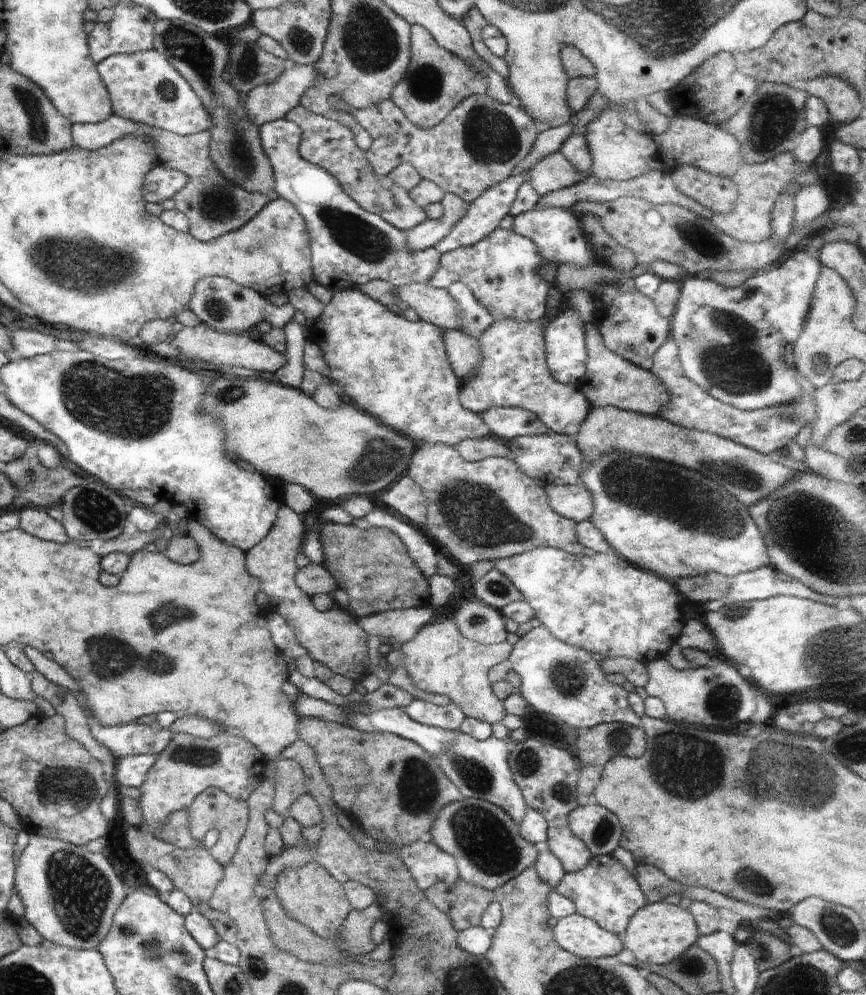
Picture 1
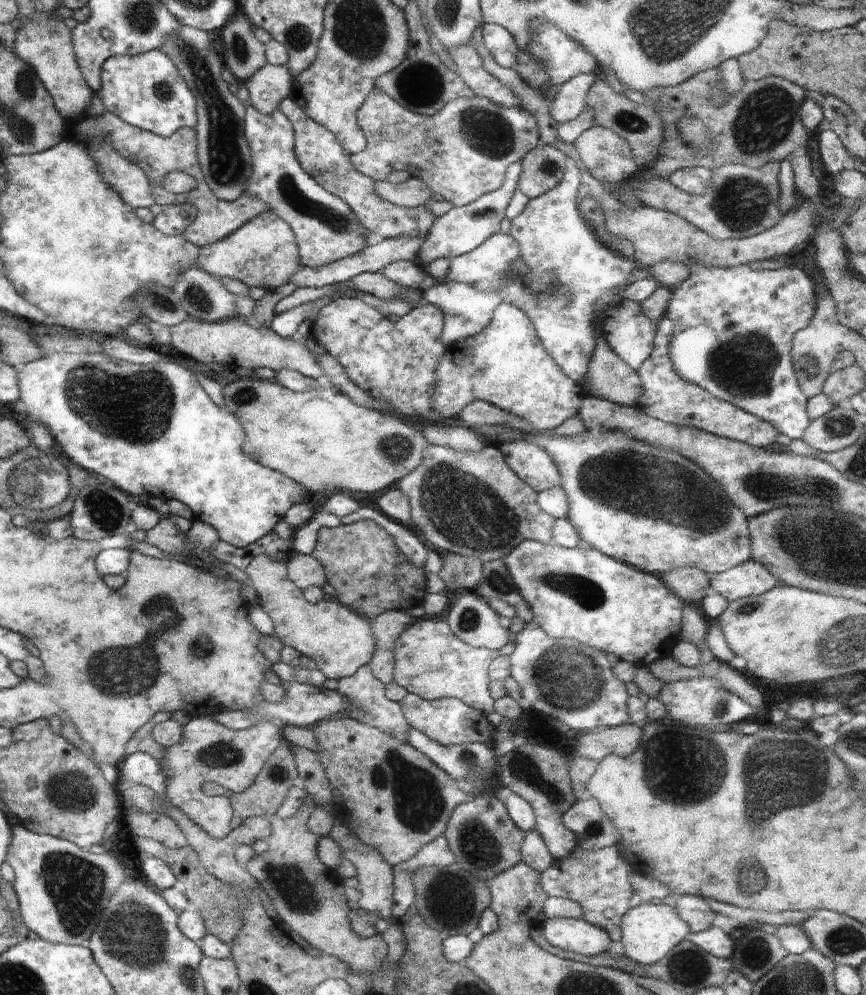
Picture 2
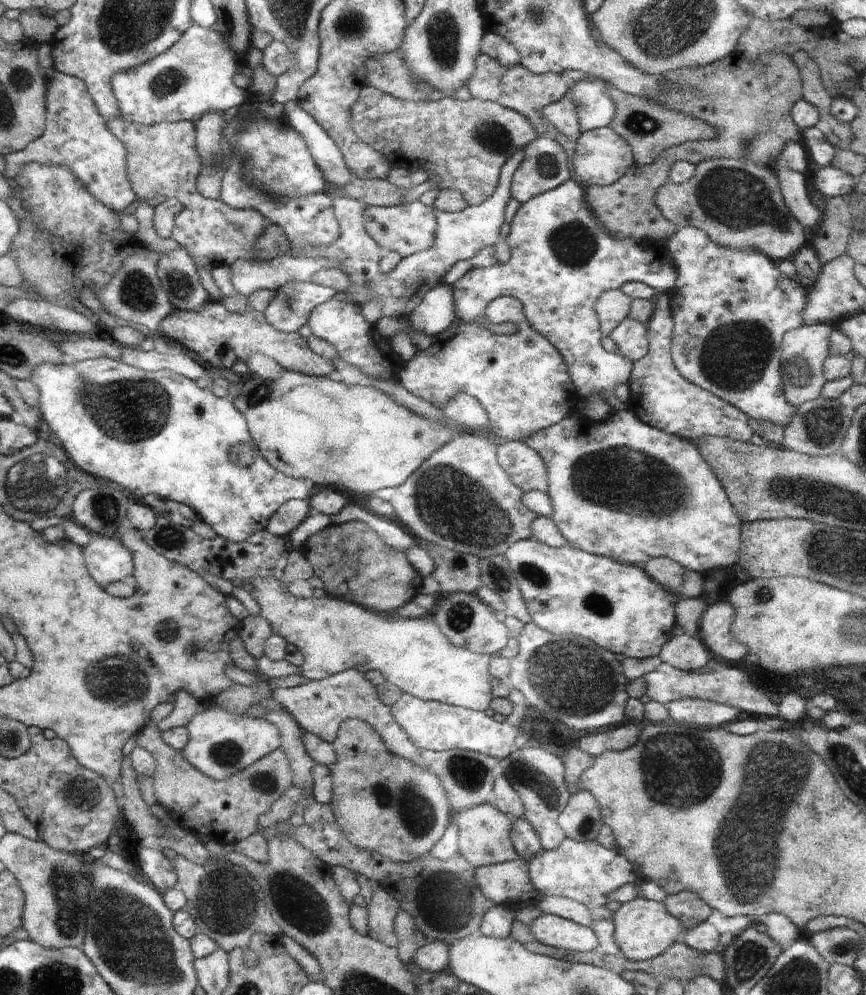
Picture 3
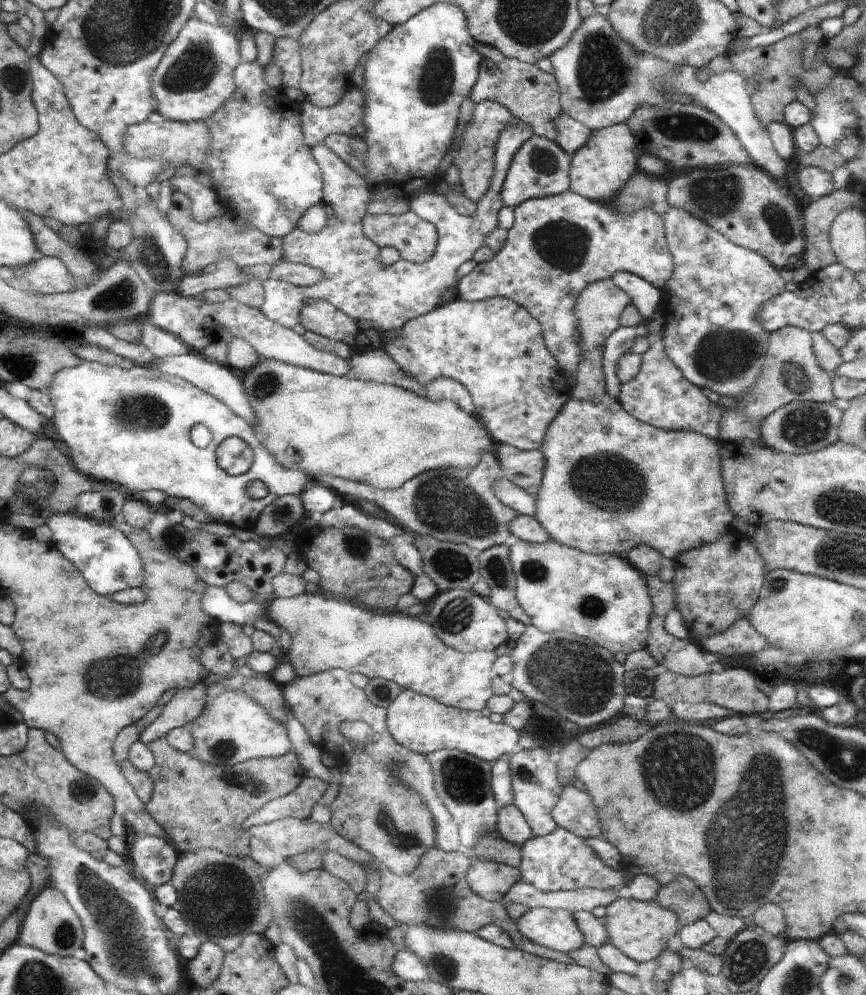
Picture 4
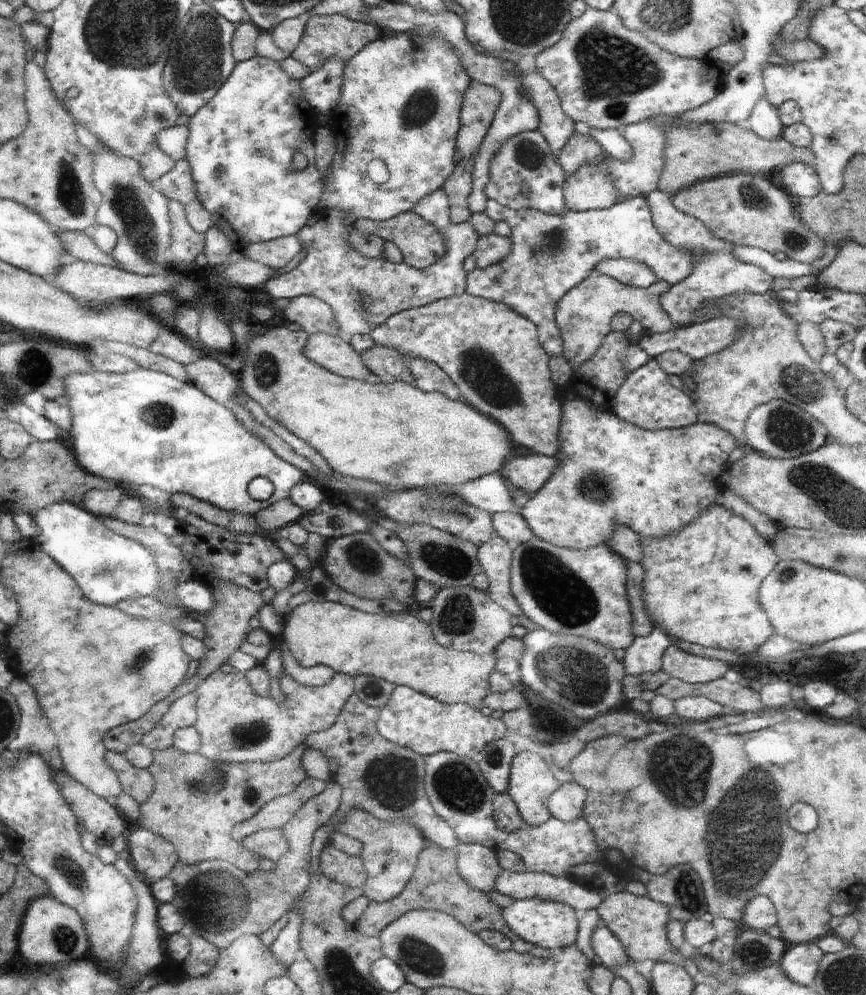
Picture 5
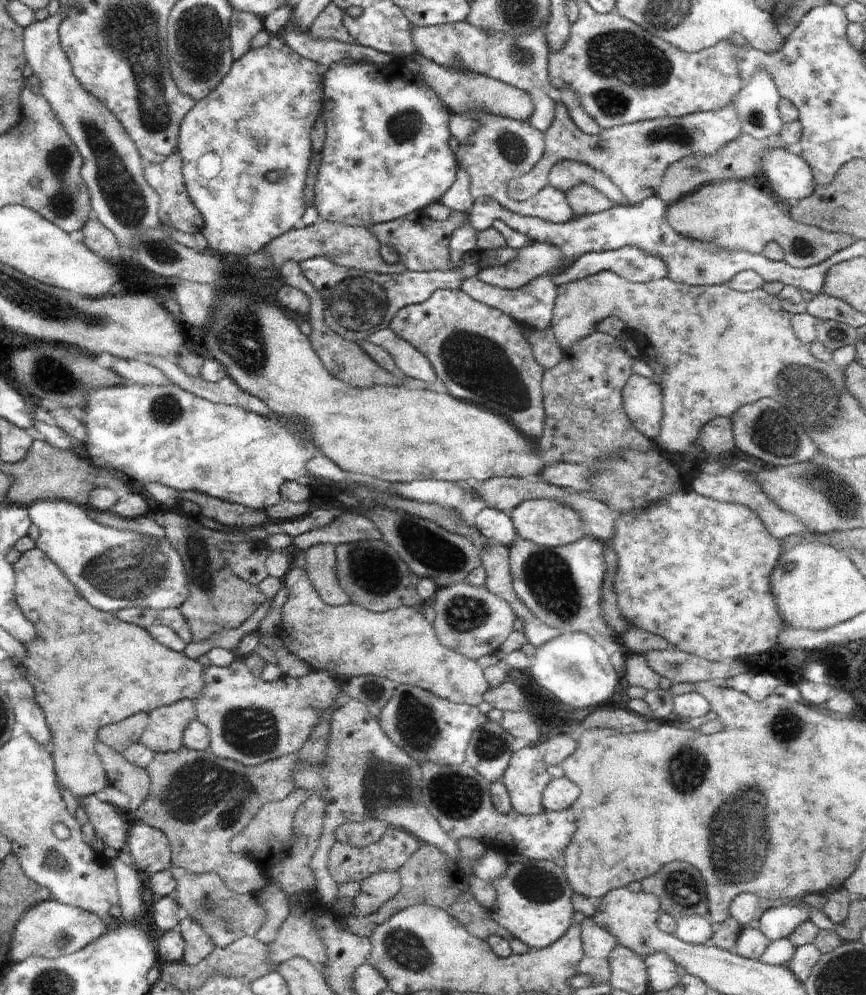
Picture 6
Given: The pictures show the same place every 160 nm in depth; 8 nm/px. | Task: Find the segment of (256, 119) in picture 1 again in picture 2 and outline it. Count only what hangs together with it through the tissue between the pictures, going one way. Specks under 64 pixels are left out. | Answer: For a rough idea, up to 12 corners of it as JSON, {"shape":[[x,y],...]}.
{"shape":[[262,66],[247,82],[249,103],[270,115],[295,92],[287,66]]}

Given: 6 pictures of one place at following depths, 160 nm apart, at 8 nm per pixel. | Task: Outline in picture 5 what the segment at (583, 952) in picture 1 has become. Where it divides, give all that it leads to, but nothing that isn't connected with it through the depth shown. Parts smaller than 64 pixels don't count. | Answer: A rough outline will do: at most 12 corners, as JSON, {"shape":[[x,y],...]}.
{"shape":[[538,897],[501,916],[522,940],[563,949],[577,939],[574,910]]}

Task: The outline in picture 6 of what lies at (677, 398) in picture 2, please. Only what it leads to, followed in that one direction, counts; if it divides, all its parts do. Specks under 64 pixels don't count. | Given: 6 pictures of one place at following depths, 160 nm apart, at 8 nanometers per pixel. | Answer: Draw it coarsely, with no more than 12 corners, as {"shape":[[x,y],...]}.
{"shape":[[631,374],[622,401],[653,442],[662,423],[658,381]]}

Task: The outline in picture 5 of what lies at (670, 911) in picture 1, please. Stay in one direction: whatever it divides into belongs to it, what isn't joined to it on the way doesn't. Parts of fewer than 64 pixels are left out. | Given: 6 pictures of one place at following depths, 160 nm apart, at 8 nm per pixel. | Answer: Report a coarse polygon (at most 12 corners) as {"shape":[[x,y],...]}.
{"shape":[[628,891],[595,908],[632,962],[684,964],[668,907]]}

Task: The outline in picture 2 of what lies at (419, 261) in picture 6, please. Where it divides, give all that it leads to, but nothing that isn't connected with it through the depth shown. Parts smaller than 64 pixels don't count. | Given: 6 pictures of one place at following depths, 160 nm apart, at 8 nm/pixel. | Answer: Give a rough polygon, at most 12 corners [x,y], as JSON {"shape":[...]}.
{"shape":[[287,97],[301,167],[384,239],[429,236],[430,204],[382,200],[334,133]]}

